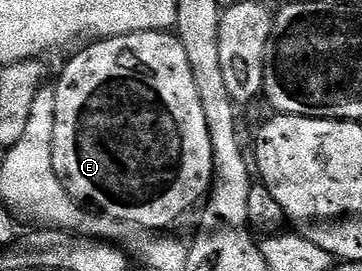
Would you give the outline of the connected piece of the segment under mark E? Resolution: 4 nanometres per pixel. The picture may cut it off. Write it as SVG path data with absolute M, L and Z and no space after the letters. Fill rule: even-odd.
M166 30L111 36L107 40L98 40L85 47L89 48L83 49L78 56L73 56L66 62L65 69L62 70L61 77L58 78L53 88L55 94L55 134L53 135L55 174L67 190L69 197L82 206L88 206L116 220L137 224L141 228L168 229L168 224L175 223L197 199L200 201L208 193L213 182L213 147L211 134L207 130L207 114L203 114L203 102L199 100L195 74L191 70L191 62L187 62L183 42L172 31Z

